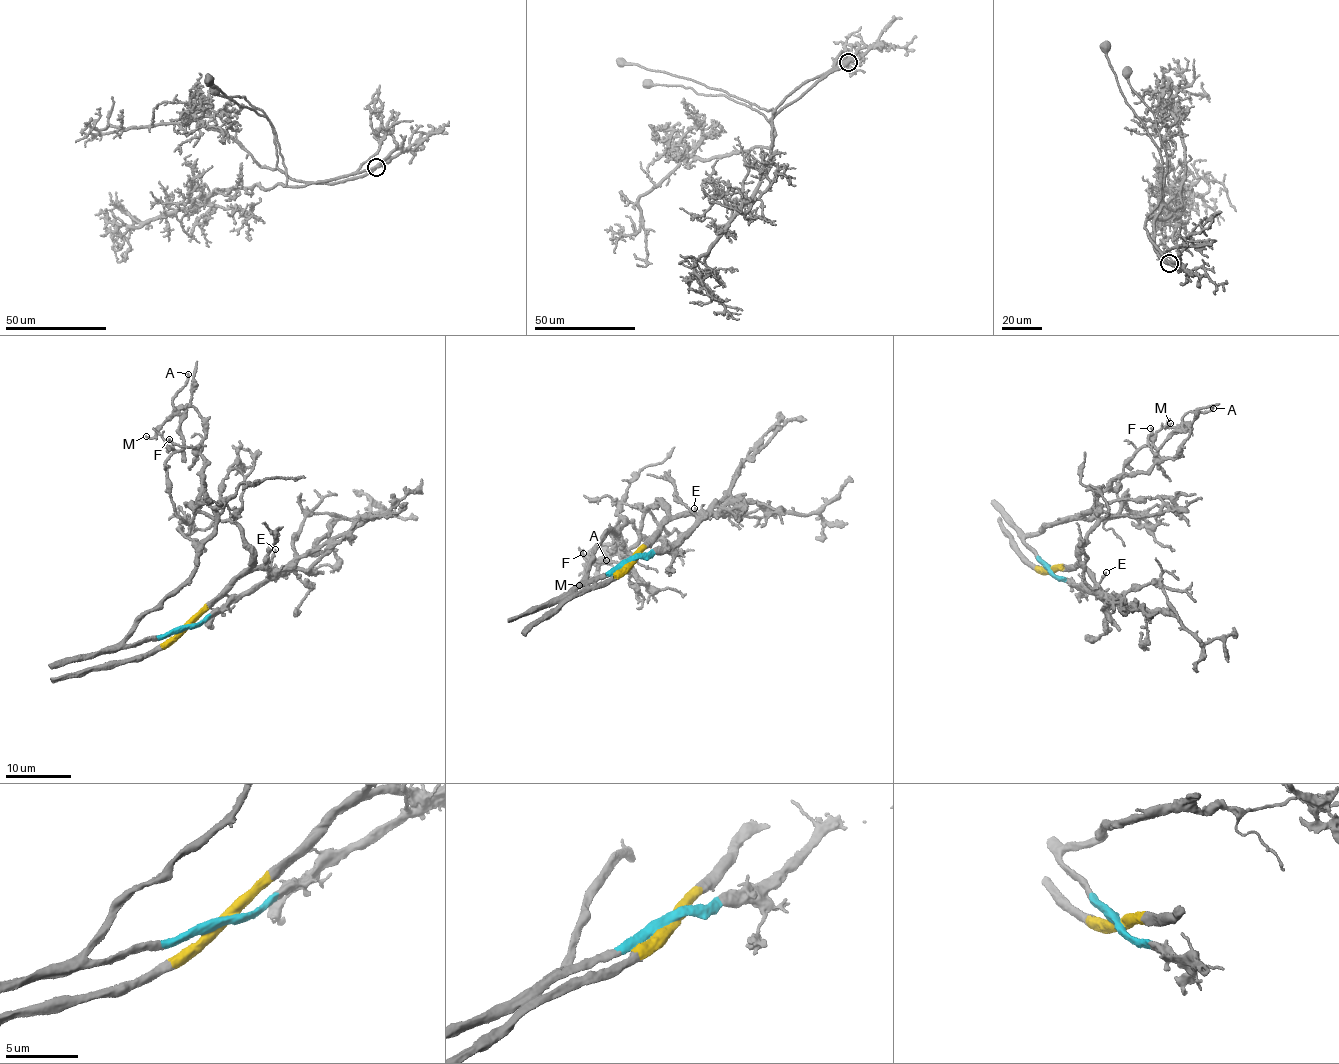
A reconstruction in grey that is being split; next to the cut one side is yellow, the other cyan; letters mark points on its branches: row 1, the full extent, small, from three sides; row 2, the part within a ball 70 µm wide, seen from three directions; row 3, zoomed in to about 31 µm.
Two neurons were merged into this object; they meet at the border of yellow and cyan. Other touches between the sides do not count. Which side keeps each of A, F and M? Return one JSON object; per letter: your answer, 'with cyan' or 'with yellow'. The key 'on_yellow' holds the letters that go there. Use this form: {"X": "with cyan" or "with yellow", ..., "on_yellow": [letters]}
{"A": "with yellow", "F": "with cyan", "M": "with yellow", "on_yellow": ["A", "M"]}

